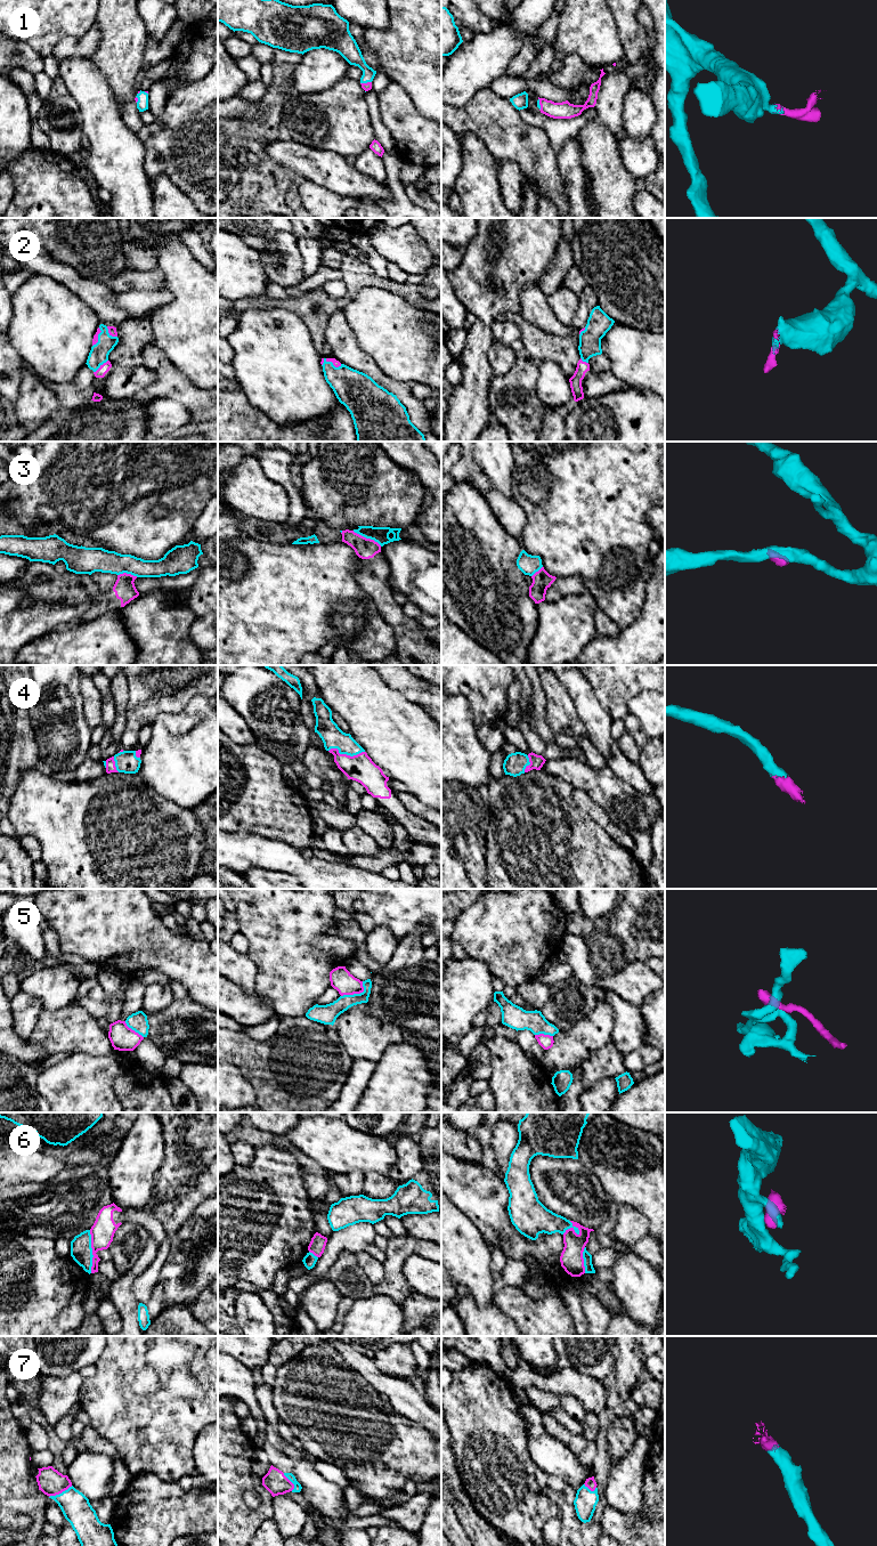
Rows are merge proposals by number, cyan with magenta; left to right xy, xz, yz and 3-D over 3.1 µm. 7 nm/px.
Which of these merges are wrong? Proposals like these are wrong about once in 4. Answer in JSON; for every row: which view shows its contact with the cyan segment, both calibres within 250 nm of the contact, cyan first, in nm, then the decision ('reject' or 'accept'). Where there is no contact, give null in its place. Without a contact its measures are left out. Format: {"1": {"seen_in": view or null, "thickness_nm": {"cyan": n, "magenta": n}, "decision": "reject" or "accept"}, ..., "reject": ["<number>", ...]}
{"1": {"seen_in": "xz", "thickness_nm": {"cyan": 140, "magenta": 60}, "decision": "accept"}, "2": {"seen_in": "xy", "thickness_nm": {"cyan": 140, "magenta": 60}, "decision": "accept"}, "3": {"seen_in": "xz", "thickness_nm": {"cyan": 110, "magenta": 140}, "decision": "reject"}, "4": {"seen_in": "xz", "thickness_nm": {"cyan": 160, "magenta": 190}, "decision": "accept"}, "5": {"seen_in": "xz", "thickness_nm": {"cyan": 140, "magenta": 160}, "decision": "reject"}, "6": {"seen_in": "xy", "thickness_nm": {"cyan": 150, "magenta": 160}, "decision": "reject"}, "7": {"seen_in": "xy", "thickness_nm": {"cyan": 200, "magenta": 180}, "decision": "accept"}, "reject": ["3", "5", "6"]}

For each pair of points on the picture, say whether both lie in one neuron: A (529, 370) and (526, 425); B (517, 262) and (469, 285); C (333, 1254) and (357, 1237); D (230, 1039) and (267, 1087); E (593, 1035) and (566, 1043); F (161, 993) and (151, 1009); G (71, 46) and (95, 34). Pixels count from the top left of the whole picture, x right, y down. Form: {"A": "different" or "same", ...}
{"A": "same", "B": "same", "C": "same", "D": "same", "E": "same", "F": "same", "G": "same"}

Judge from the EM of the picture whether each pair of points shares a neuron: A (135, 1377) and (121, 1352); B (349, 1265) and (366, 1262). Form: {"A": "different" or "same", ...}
{"A": "same", "B": "different"}

